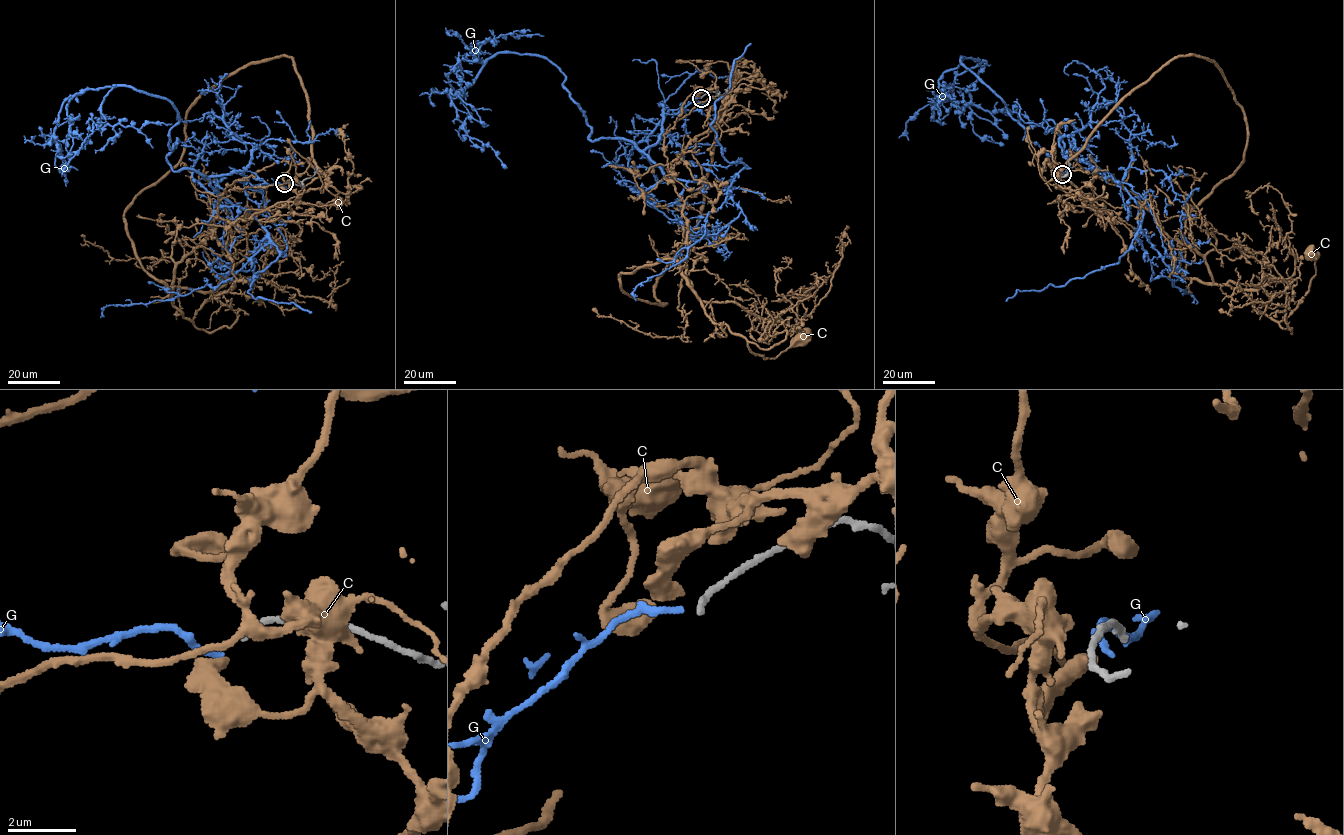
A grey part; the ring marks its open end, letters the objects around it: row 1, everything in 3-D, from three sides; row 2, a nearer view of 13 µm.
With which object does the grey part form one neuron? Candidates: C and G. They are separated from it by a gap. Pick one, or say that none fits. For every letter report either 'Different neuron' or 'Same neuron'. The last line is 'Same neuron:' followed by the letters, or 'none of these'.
C: Different neuron
G: Same neuron
Same neuron: G

